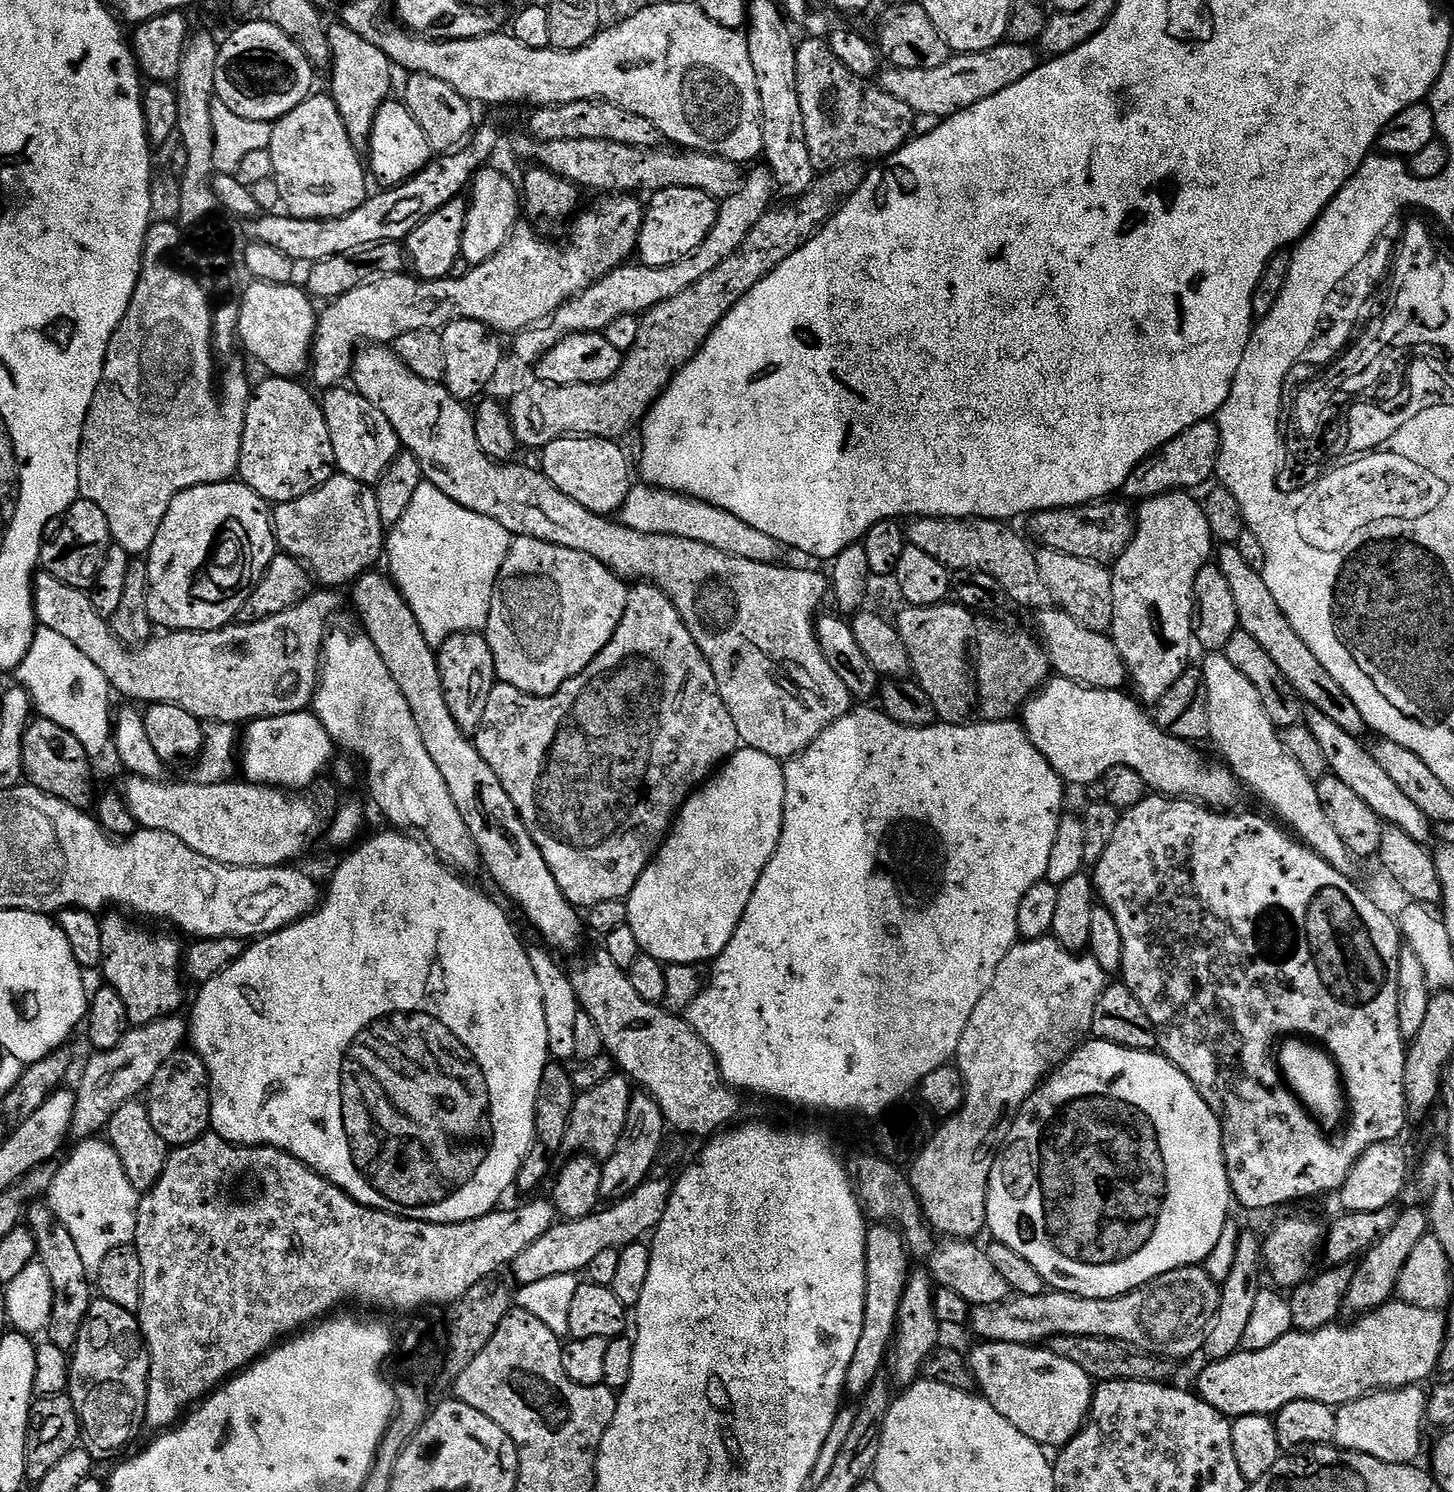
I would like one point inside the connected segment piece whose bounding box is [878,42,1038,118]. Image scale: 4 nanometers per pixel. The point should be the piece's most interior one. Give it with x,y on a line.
965,79

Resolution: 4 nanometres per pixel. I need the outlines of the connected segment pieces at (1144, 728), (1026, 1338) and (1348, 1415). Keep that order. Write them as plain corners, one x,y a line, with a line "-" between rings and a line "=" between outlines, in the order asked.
1063,678
1049,679
1048,683
1024,705
1022,709
1022,727
1027,732
1030,742
1034,742
1034,746
1042,754
1042,758
1046,758
1046,762
1050,762
1050,766
1054,766
1054,770
1064,779
1069,785
1072,784
1092,784
1103,781
1104,775
1108,773
1114,766
1130,766
1130,770
1138,770
1138,774
1142,774
1142,778
1148,783
1149,789
1153,793
1162,796
1175,796
1177,798
1187,798
1189,800
1199,800
1200,803
1208,805
1213,810
1228,810
1233,807
1232,804
1239,798
1242,793
1242,785
1239,780
1232,774
1232,769
1225,766
1223,763
1211,764
1202,753
1199,752
1199,747
1193,746
1187,740
1179,740
1173,736
1167,736
1160,725
1156,723
1151,715
1148,716
1143,712
1145,709
1131,695
1127,696
1127,691
1117,690
1115,688
1087,688
1084,684
1079,684
1073,680
1065,680
=
1202,1266
1170,1270
1141,1288
1114,1298
1082,1298
1069,1292
1045,1291
1043,1296
1013,1295
1003,1304
973,1307
970,1329
981,1341
1039,1345
1056,1336
1078,1334
1125,1340
1153,1356
1192,1356
1203,1349
1220,1309
1221,1285
=
1420,1386
1398,1388
1390,1392
1374,1392
1349,1404
1336,1408
1338,1434
1335,1447
1345,1448
1348,1452
1370,1454
1382,1462
1391,1464
1410,1464
1420,1452
1424,1440
1428,1396

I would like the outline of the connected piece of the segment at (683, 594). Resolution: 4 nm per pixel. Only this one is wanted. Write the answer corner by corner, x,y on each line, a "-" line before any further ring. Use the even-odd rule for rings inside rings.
361,347
352,362
350,384
362,398
366,398
366,402
370,402
378,410
382,410
382,414
386,414
390,426
394,426
394,430
398,434
401,445
407,452
414,454
414,458
422,466
425,481
438,486
438,490
442,490
442,494
446,494
446,498
458,502
458,506
462,506
466,510
474,510
474,514
494,518
494,522
498,522
504,527
513,538
517,536
538,538
538,542
550,542
554,546
566,546
570,550
578,550
578,554
590,554
590,558
598,558
598,562
602,562
602,566
609,568
615,576
619,576
625,582
647,582
662,589
670,598
670,602
674,602
678,614
682,614
682,622
686,626
686,630
690,630
694,642
698,642
698,650
702,650
706,662
710,662
710,670
714,670
714,678
718,682
718,694
722,694
722,702
726,702
726,710
730,710
730,718
734,718
734,726
738,726
740,743
743,747
762,750
762,754
770,754
770,758
787,762
797,756
799,752
807,750
814,742
814,738
818,738
818,734
822,734
824,728
829,728
834,722
838,722
838,718
842,718
847,712
852,711
854,697
850,694
850,690
846,690
845,684
838,679
838,674
834,674
834,670
828,668
826,658
822,658
822,650
818,646
816,637
815,619
821,611
820,603
823,602
824,595
827,597
830,592
830,580
825,573
823,576
822,573
815,572
812,568
784,568
785,566
780,564
763,564
762,562
750,562
750,558
734,558
734,554
722,554
722,550
714,550
714,546
706,546
703,542
690,542
690,538
678,538
666,534
642,534
638,530
630,530
617,519
599,516
586,510
586,506
574,502
574,498
566,498
566,494
562,494
562,490
558,490
558,486
554,486
554,482
550,482
550,478
546,478
546,474
539,467
527,468
524,464
516,464
517,462
497,462
491,460
486,454
482,454
482,446
478,446
476,437
476,421
469,405
450,395
443,383
418,378
418,374
410,371
397,358
391,347

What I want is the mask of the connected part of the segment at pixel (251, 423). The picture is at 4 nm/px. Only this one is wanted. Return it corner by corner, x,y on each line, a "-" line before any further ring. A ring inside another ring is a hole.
264,378
259,385
258,383
252,389
252,396
248,399
248,409
246,410
246,418
244,419
244,429
242,430
242,450
240,451
240,470
239,479
250,490
254,490
263,500
268,501
269,505
285,504
286,502
294,502
294,498
302,498
306,494
310,494
318,486
322,486
331,476
337,475
338,469
336,459
334,458
334,446
330,442
330,430
326,426
326,418
324,417
324,409
321,401
316,400
300,385
301,381
296,378

